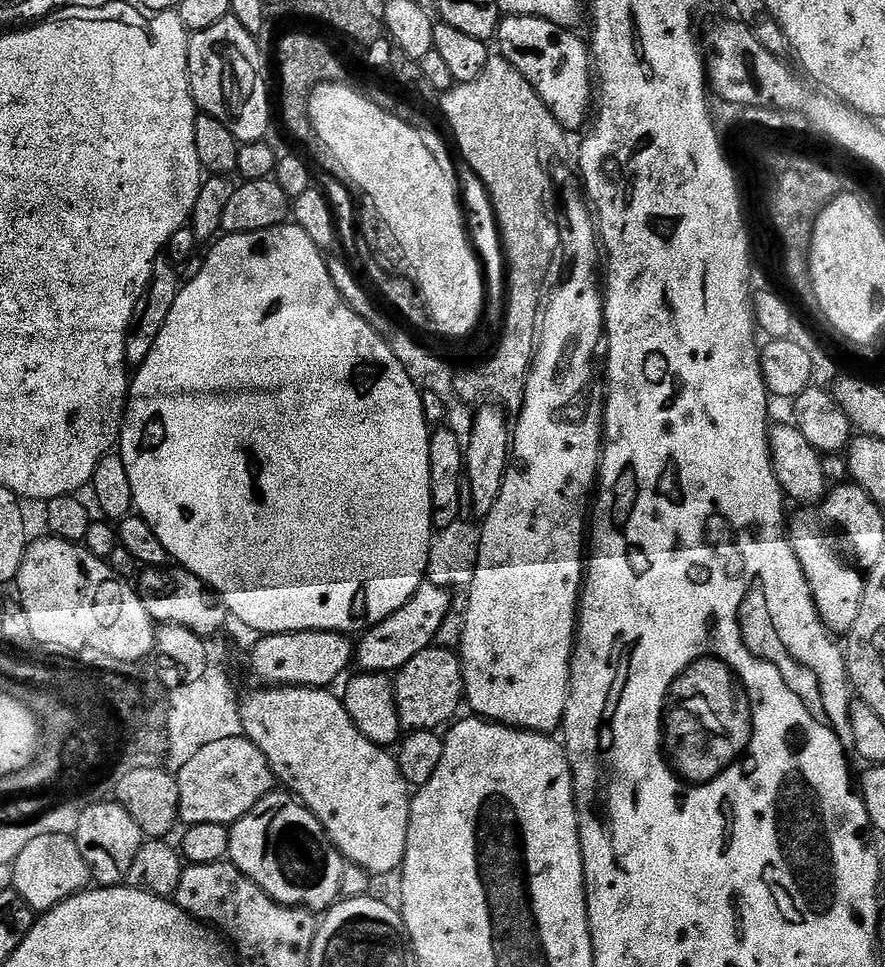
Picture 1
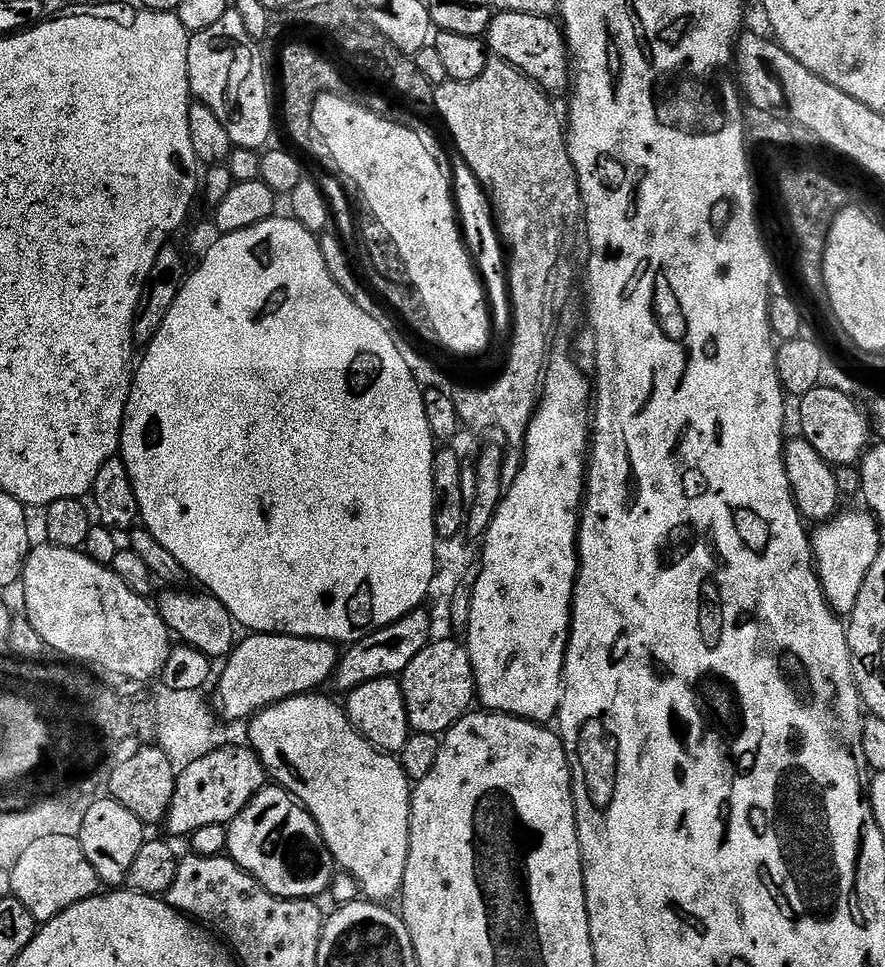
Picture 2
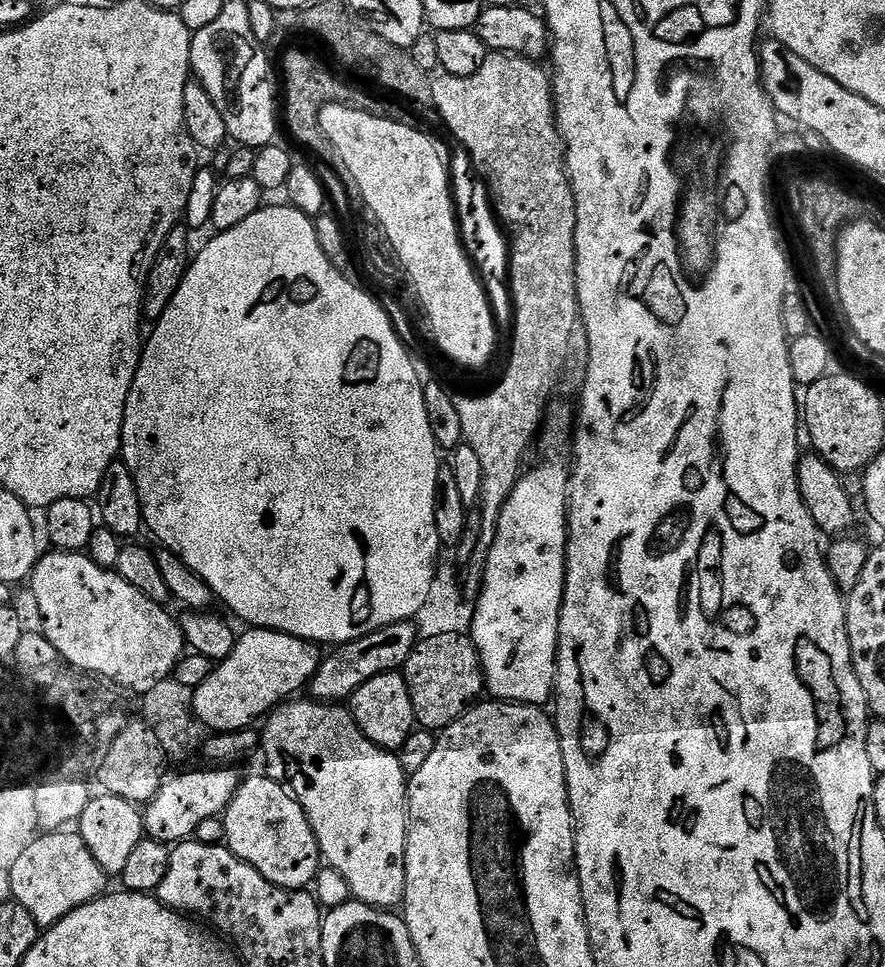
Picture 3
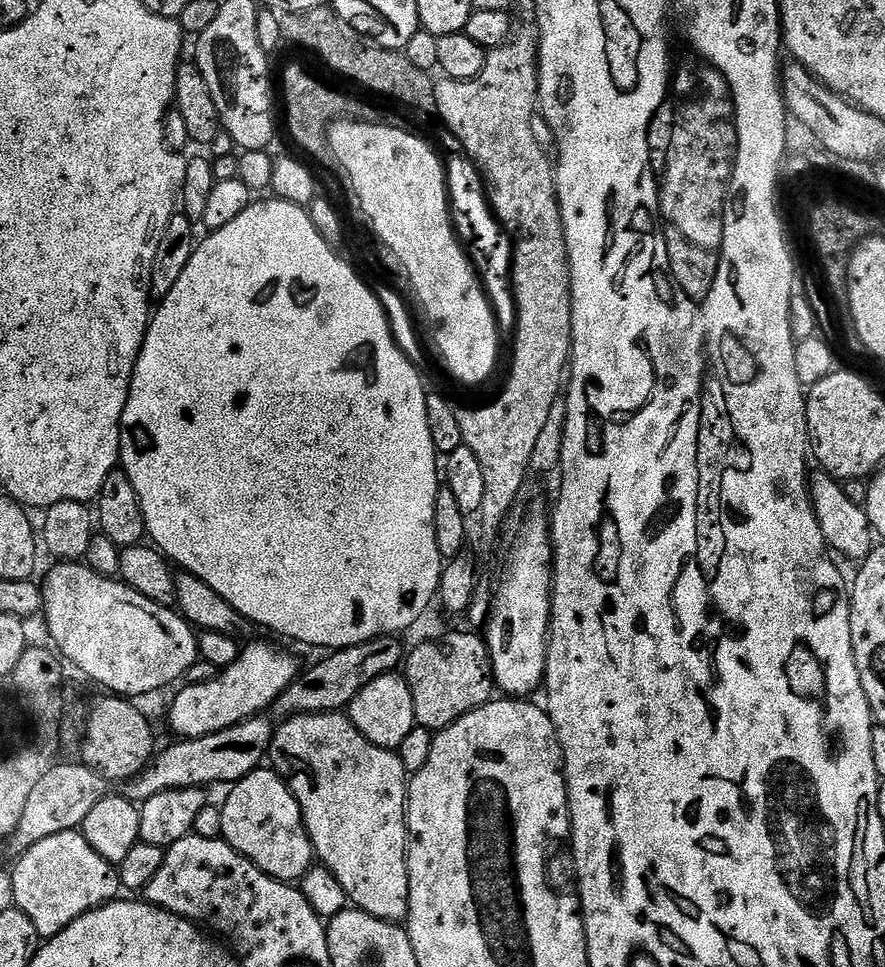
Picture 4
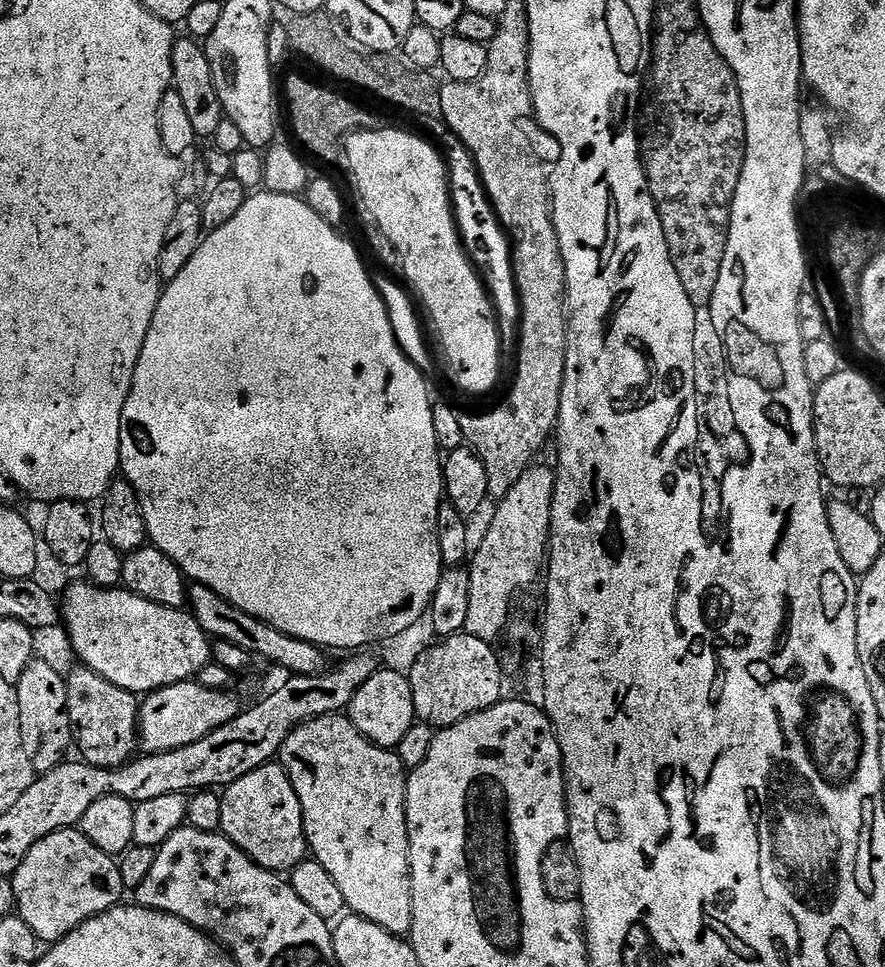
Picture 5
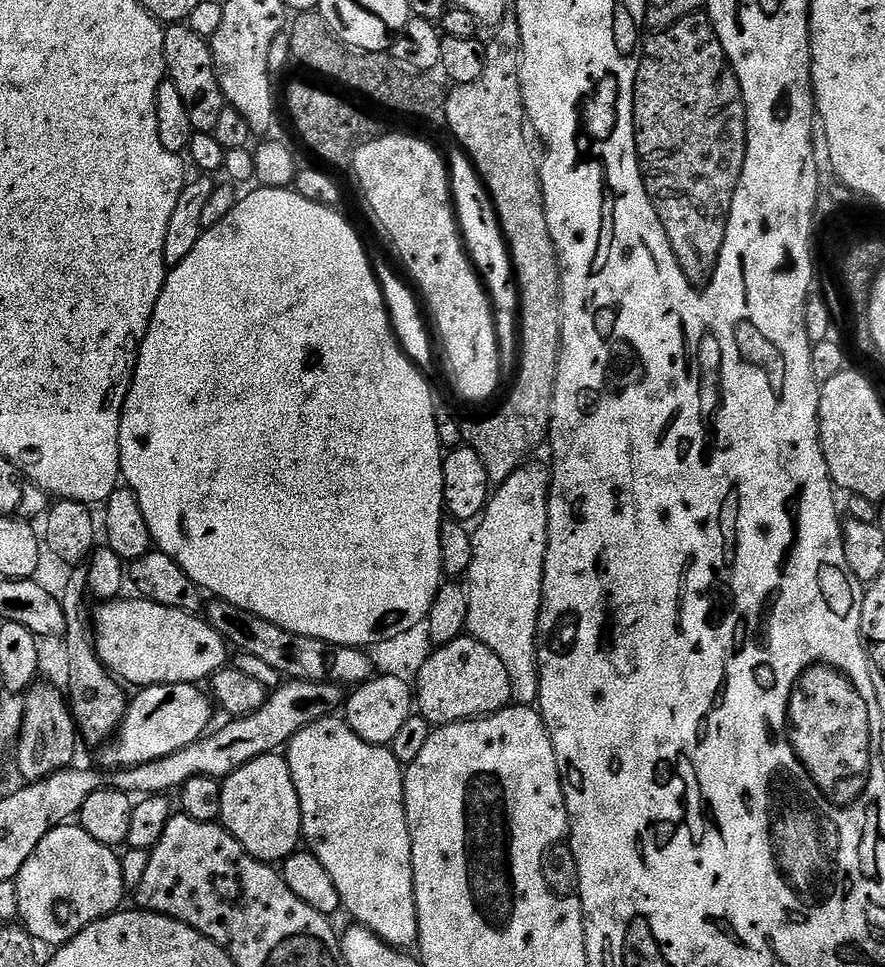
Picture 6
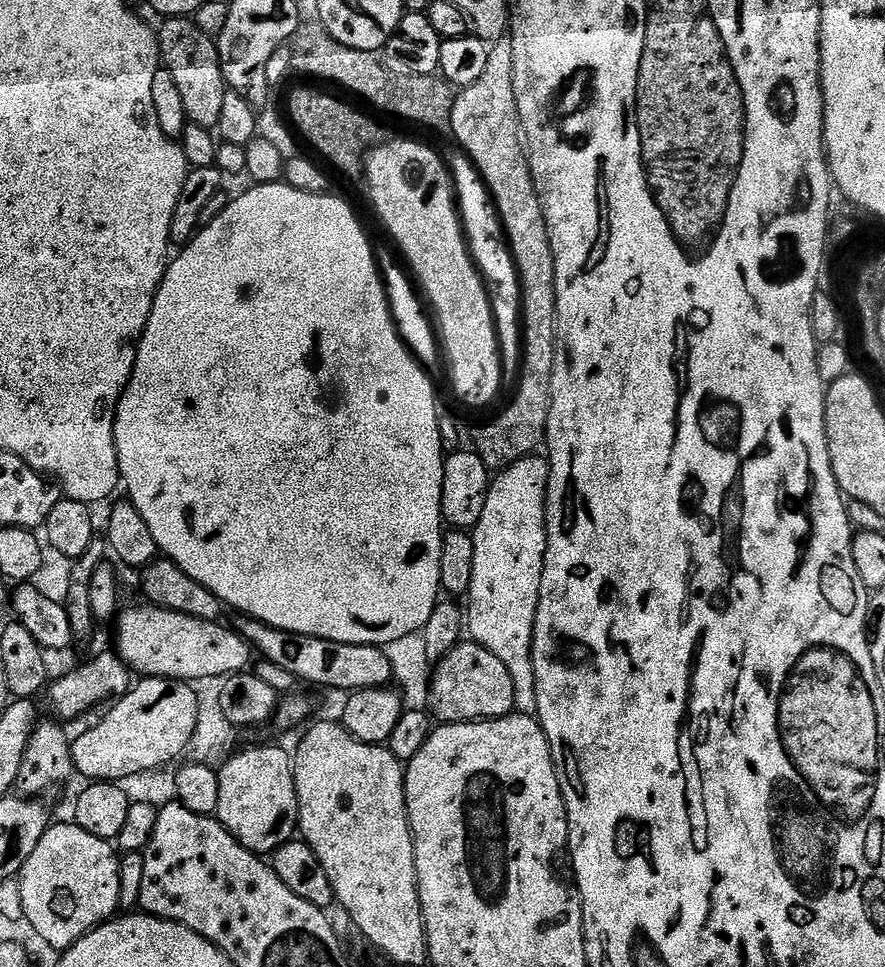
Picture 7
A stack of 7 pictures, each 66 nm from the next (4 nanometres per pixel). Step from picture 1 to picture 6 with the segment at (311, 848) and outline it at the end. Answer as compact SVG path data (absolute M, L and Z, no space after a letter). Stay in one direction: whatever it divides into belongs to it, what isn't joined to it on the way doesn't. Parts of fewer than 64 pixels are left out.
M273 754L254 758L254 762L246 762L241 768L234 770L234 774L224 777L220 789L222 810L219 823L254 859L276 866L298 851L302 844L300 799L298 790L294 790L294 778L290 774L290 766L283 755Z

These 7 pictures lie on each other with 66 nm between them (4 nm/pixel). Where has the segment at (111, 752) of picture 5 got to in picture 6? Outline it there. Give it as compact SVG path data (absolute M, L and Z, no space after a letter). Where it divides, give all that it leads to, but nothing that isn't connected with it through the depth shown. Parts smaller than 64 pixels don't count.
M75 565L70 574L67 589L61 596L63 614L66 617L66 630L63 639L68 650L70 671L66 696L79 735L83 739L85 736L92 744L104 746L113 739L114 733L123 724L130 698L128 694L125 694L126 690L123 685L109 673L96 652L94 614L91 607L88 608L90 594L88 586L89 570L87 565Z

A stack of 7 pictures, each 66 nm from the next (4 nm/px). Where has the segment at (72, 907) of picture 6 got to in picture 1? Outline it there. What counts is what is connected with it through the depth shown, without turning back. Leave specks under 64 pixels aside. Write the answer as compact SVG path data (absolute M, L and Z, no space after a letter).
M46 834L45 837L36 837L20 854L15 863L14 882L12 887L18 895L26 901L32 911L37 914L49 912L71 896L85 891L89 887L90 869L82 858L75 839L71 835Z

